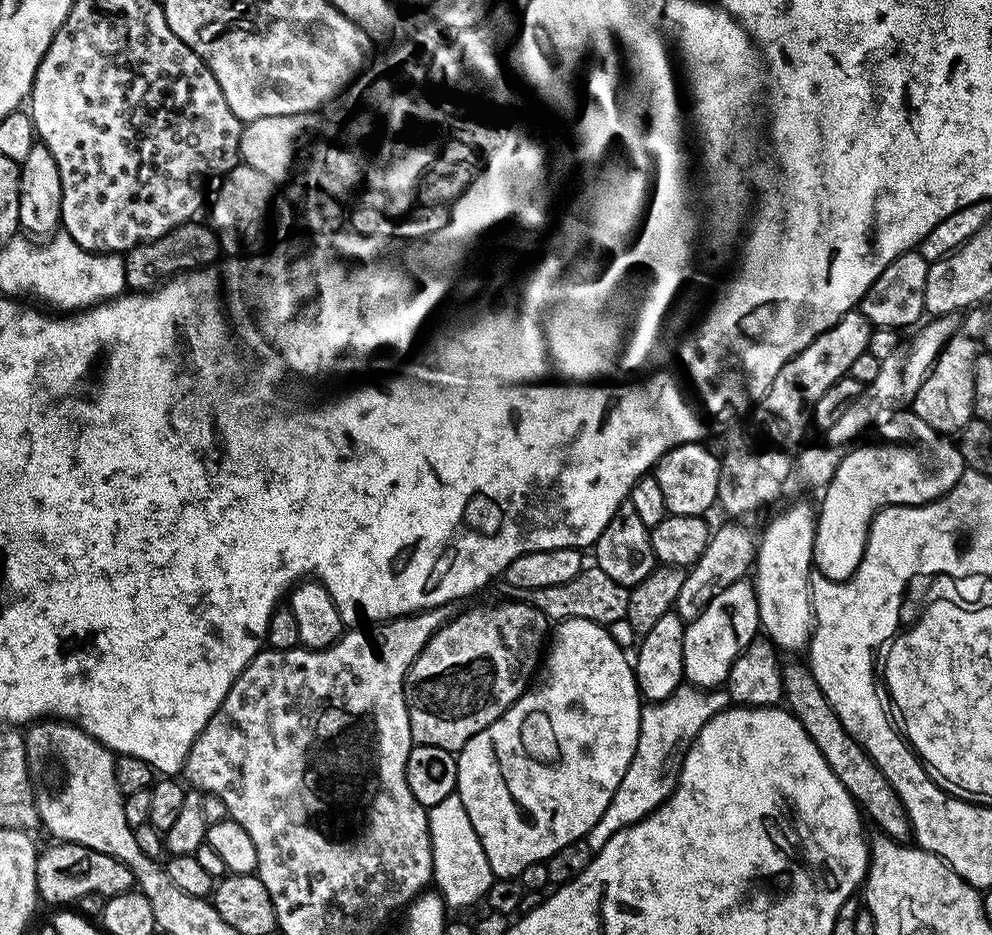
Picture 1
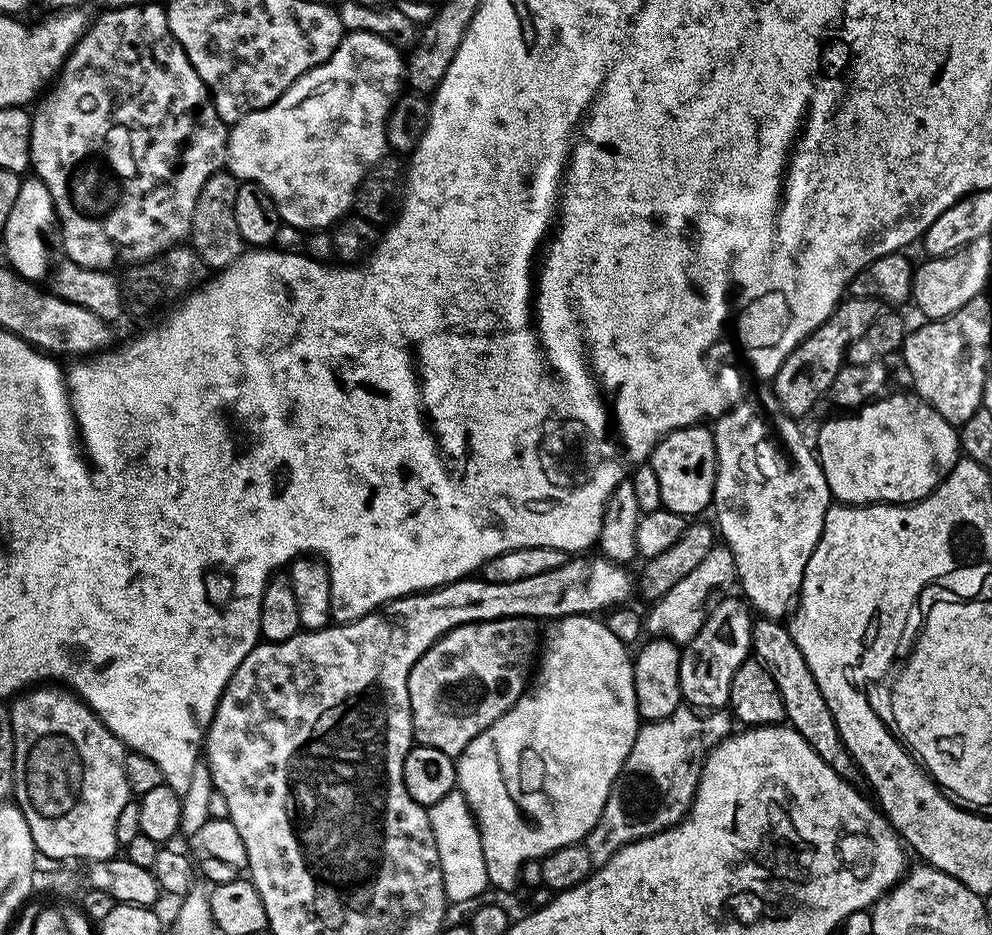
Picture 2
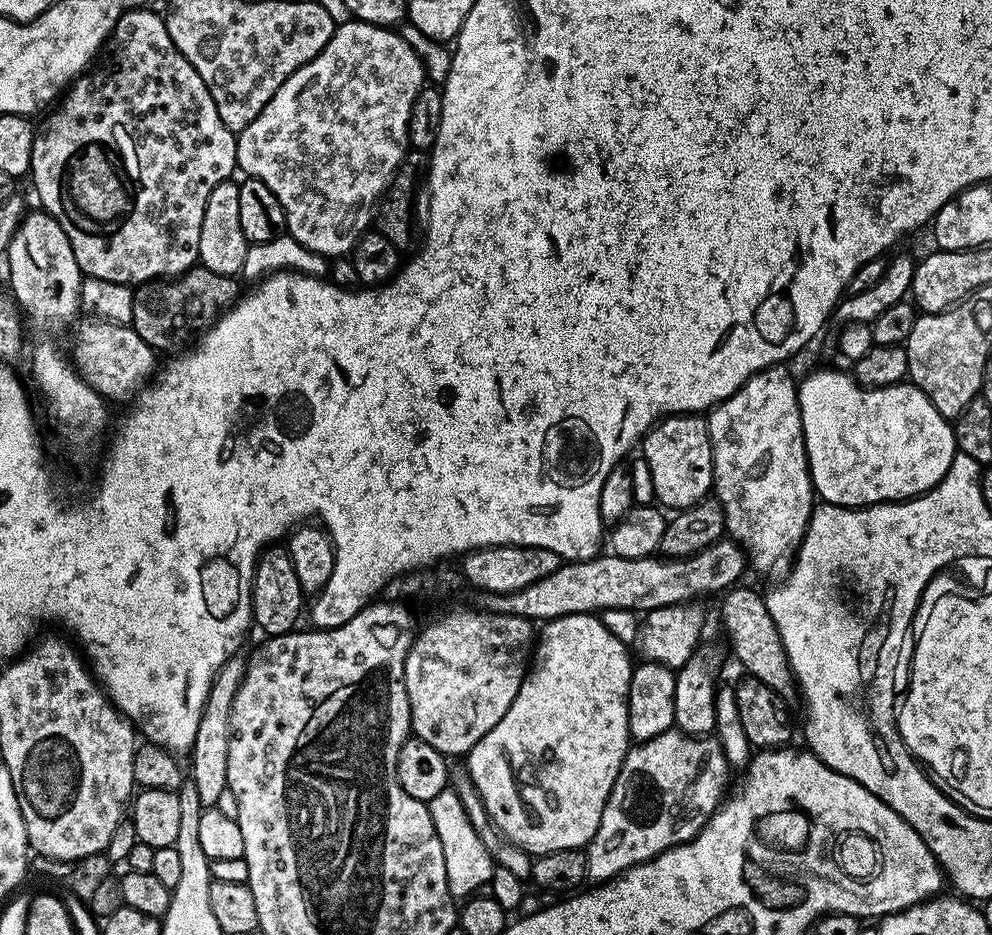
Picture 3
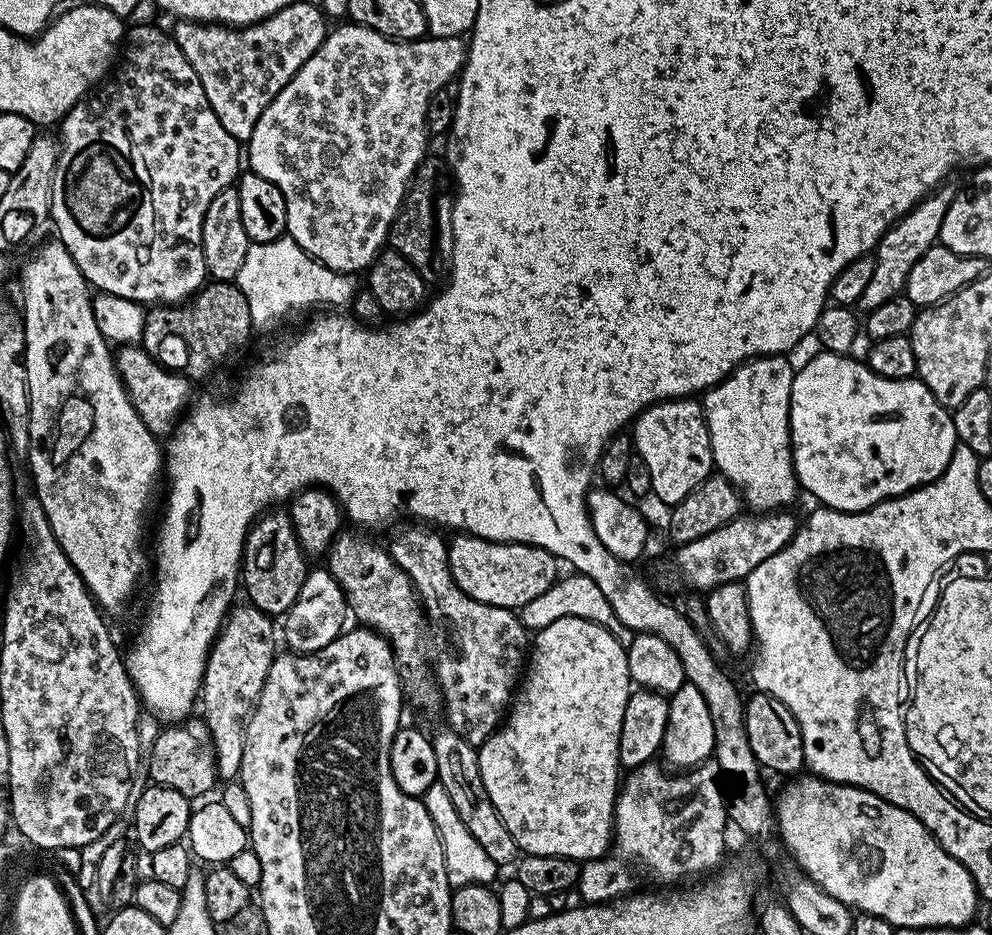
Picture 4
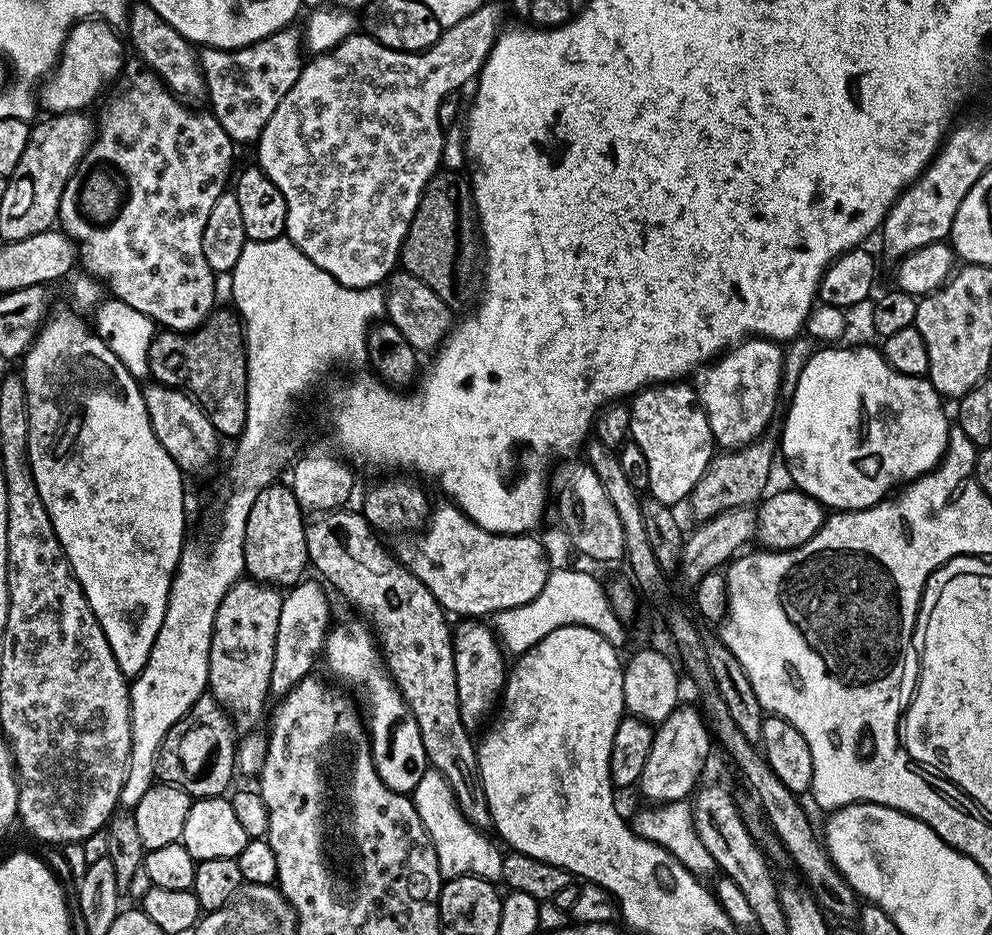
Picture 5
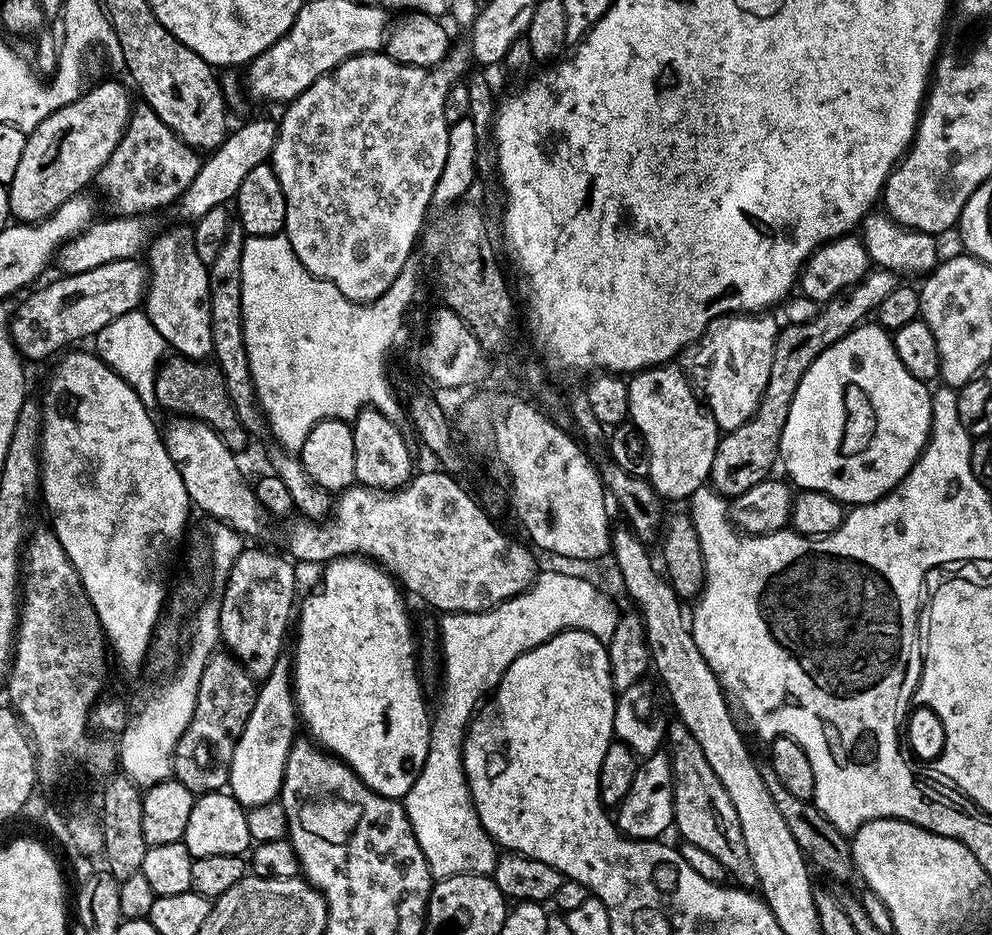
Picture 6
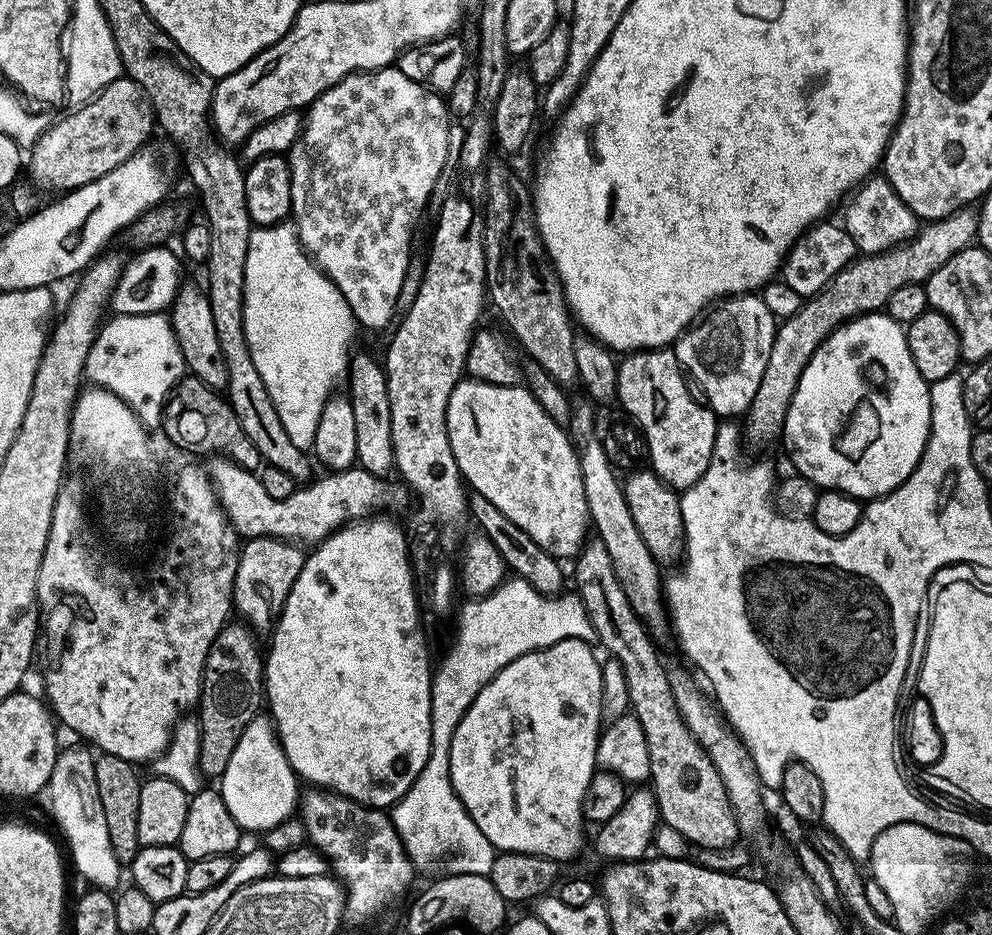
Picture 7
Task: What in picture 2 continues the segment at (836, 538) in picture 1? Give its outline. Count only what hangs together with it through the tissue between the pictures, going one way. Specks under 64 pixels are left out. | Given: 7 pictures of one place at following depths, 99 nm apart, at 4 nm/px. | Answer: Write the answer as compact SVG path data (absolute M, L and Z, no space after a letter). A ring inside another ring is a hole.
M900 392L897 396L888 395L881 395L865 404L863 408L840 414L844 416L836 416L833 420L826 421L821 426L816 440L814 439L814 448L818 453L822 470L826 474L826 482L830 486L833 497L841 504L849 506L914 504L917 500L923 500L930 491L928 468L950 470L956 464L957 457L951 456L944 444L957 443L957 429L915 394L907 396L906 393Z

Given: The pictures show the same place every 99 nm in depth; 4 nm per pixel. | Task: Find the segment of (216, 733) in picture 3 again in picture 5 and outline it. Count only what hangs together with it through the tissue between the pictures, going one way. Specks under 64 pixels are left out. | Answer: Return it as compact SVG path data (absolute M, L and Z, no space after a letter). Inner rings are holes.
M241 578L218 608L210 642L208 688L216 701L228 709L237 733L253 731L264 716L264 703L270 700L270 674L274 670L283 601L281 589Z

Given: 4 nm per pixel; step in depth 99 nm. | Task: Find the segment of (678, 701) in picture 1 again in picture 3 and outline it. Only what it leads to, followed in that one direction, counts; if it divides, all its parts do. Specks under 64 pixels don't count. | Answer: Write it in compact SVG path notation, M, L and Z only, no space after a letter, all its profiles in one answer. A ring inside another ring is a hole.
M673 730L633 743L624 756L618 778L610 790L610 798L602 810L602 822L598 822L594 838L586 845L588 880L613 880L628 868L652 860L667 848L693 840L725 799L724 783L728 780L728 772L730 765L726 754L720 741L712 734L690 736L686 732Z

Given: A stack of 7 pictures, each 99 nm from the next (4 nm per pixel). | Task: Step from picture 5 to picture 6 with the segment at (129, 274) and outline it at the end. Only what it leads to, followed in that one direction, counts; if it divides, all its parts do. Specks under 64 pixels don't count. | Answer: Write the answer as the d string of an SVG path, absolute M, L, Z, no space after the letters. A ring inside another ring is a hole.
M140 102L135 105L118 146L114 146L114 154L110 154L108 161L96 172L94 184L108 195L108 200L116 207L117 213L125 216L149 214L148 212L156 212L167 204L175 205L181 194L194 182L201 163L201 153L182 142L182 138L178 138L178 134L174 134L174 130L170 130L170 126L166 126L158 114L154 114L150 105ZM180 227L184 228L172 228L161 236L159 233L146 249L146 267L150 273L146 314L173 353L207 361L212 356L208 265L198 258L198 250L194 250L192 228Z

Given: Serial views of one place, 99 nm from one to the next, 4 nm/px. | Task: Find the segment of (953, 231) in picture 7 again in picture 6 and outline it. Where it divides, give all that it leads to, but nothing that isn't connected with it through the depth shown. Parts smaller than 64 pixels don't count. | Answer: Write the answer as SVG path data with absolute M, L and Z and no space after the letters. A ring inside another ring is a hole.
M873 267L872 271L866 274L866 278L862 278L862 282L858 282L853 288L847 288L840 296L835 296L834 299L823 305L816 317L801 324L785 323L777 331L774 342L774 358L770 362L770 378L766 378L766 390L762 390L758 410L754 410L752 417L746 422L742 422L742 426L724 432L716 447L710 477L711 487L715 491L725 498L733 498L746 494L746 490L750 490L750 486L758 486L758 482L769 479L773 475L772 467L777 467L780 458L780 439L782 430L786 426L786 418L790 414L790 402L794 402L794 394L798 394L798 382L802 382L802 377L806 375L806 370L810 370L814 358L818 358L818 354L822 354L822 350L834 346L834 342L846 338L846 334L850 334L855 328L865 323L875 313L876 308L882 306L883 300L896 289L897 283L897 273L887 272L885 268Z

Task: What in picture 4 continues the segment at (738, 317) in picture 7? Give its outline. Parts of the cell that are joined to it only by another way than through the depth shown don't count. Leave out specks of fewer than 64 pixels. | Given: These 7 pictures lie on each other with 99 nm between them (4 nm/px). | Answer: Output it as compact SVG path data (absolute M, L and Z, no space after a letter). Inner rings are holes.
M781 354L746 360L702 396L715 471L740 489L743 503L756 514L787 509L798 493L790 430L794 364L788 359Z

